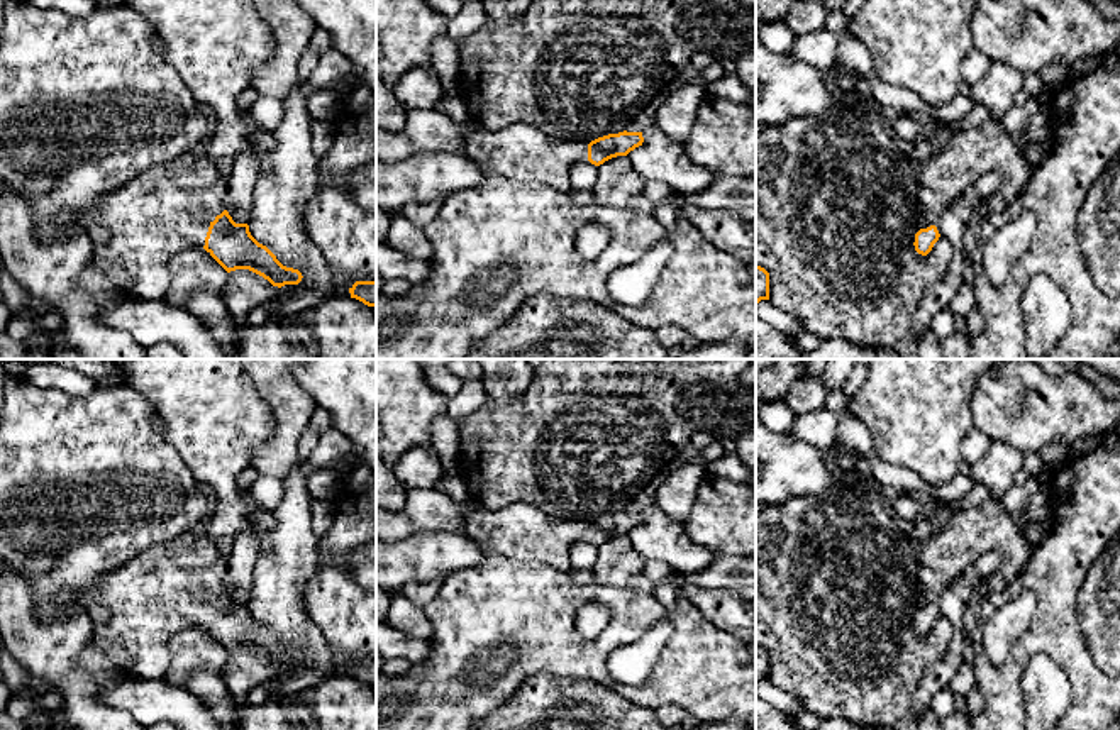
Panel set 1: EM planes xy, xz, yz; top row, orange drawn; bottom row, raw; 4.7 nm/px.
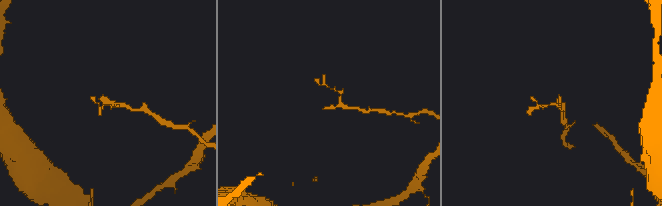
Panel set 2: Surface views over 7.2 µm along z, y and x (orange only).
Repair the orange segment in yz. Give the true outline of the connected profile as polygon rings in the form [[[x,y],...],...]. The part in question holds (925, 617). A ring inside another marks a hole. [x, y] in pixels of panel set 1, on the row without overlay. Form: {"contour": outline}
{"contour": [[[996,498],[973,510],[951,512],[940,528],[918,544],[917,579],[923,601],[915,613],[915,630],[922,635],[932,630],[940,617],[934,598],[983,554],[996,552],[1003,559],[1005,578],[1012,578],[1023,567],[1030,550],[1032,545]]]}

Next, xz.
{"contour": [[[510,503],[500,510],[474,508],[468,510],[461,505],[464,515],[463,534],[474,539],[485,556],[507,557],[512,562],[539,562],[551,567],[561,569],[564,572],[571,571],[569,549],[578,540],[590,540],[595,545],[605,540],[627,535],[635,527],[642,525],[642,512],[618,512],[608,513],[591,520],[566,520],[554,517],[549,512],[542,512],[529,503]]]}

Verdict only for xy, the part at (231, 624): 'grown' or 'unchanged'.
grown

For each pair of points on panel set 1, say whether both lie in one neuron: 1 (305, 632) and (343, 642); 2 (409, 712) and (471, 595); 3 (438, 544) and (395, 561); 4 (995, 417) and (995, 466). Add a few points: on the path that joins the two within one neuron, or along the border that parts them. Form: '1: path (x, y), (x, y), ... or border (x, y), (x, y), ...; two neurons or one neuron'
1: border (304, 600), (310, 620), (326, 641), (334, 671); two neurons
2: path (438, 683), (471, 649), (471, 624); one neuron
3: path (427, 554), (405, 561); one neuron
4: border (992, 441), (1005, 441), (1022, 454); two neurons

